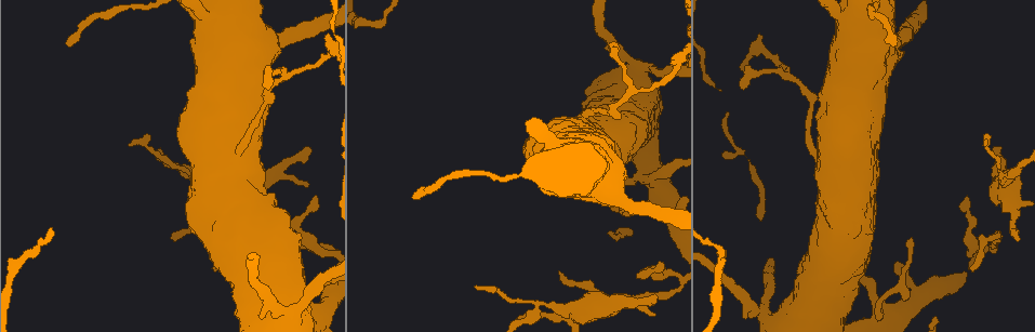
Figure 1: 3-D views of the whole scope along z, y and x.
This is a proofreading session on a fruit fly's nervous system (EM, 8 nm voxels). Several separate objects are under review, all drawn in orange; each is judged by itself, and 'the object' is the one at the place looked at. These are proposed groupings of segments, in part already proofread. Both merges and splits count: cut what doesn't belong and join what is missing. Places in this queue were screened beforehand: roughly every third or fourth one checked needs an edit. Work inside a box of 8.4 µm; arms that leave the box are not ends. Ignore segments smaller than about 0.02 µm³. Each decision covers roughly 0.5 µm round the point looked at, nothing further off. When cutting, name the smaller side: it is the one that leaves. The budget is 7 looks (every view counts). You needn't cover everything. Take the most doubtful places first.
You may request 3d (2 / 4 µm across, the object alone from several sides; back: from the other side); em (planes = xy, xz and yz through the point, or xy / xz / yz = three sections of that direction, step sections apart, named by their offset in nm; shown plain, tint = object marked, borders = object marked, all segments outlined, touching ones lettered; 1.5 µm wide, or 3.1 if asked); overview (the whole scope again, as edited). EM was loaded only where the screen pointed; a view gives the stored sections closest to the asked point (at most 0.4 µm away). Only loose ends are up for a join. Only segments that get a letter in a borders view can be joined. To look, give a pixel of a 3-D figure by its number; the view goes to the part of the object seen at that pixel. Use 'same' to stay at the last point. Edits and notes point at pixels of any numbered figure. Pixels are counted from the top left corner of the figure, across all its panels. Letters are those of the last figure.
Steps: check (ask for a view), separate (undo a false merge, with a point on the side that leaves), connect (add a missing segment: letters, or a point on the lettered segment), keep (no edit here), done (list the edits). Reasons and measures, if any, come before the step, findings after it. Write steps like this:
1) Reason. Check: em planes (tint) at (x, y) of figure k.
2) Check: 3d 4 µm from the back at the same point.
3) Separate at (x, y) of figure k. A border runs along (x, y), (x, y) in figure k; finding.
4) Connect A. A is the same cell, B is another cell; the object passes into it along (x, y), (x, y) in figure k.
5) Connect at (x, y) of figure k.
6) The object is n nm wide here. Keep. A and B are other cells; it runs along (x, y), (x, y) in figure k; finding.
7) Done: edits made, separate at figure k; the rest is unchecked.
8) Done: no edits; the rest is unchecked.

An open end. Check: em yz step 4 (borders) at (1016, 237) of figure 1.

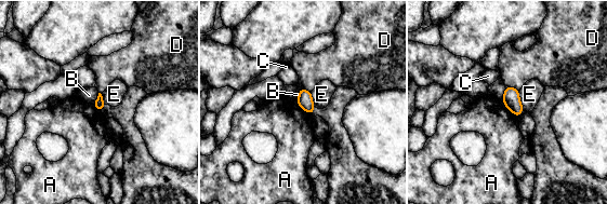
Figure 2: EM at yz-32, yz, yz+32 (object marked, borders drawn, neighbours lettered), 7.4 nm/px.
Another direction. Check: em xz step 8 (borders) at the same point.

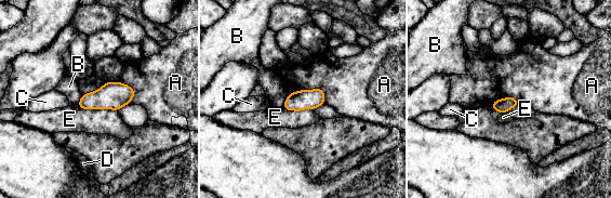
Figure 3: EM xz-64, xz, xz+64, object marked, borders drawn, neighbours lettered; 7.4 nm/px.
Keep. A, B, C, D and E are other cells; none of them fits.

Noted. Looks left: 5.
Free end. Check: em yz step 8 (borders) at (652, 303) of figure 1.

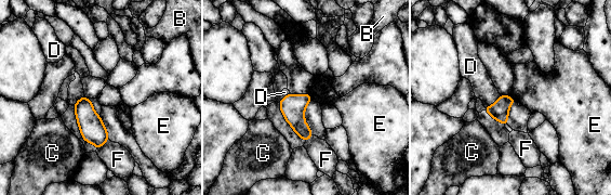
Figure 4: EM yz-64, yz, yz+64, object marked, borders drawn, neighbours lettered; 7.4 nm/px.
Check: em planes (borders) at the same point.

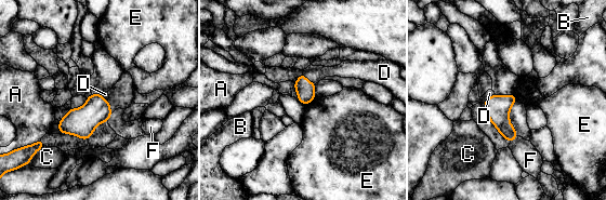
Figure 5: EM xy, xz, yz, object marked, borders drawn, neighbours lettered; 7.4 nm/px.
Connect D. D is the same cell, A, B, C, E and F are other cells; it goes on there.

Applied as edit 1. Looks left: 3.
Done: edits made, connect at figure 5; the rest is unchecked.

